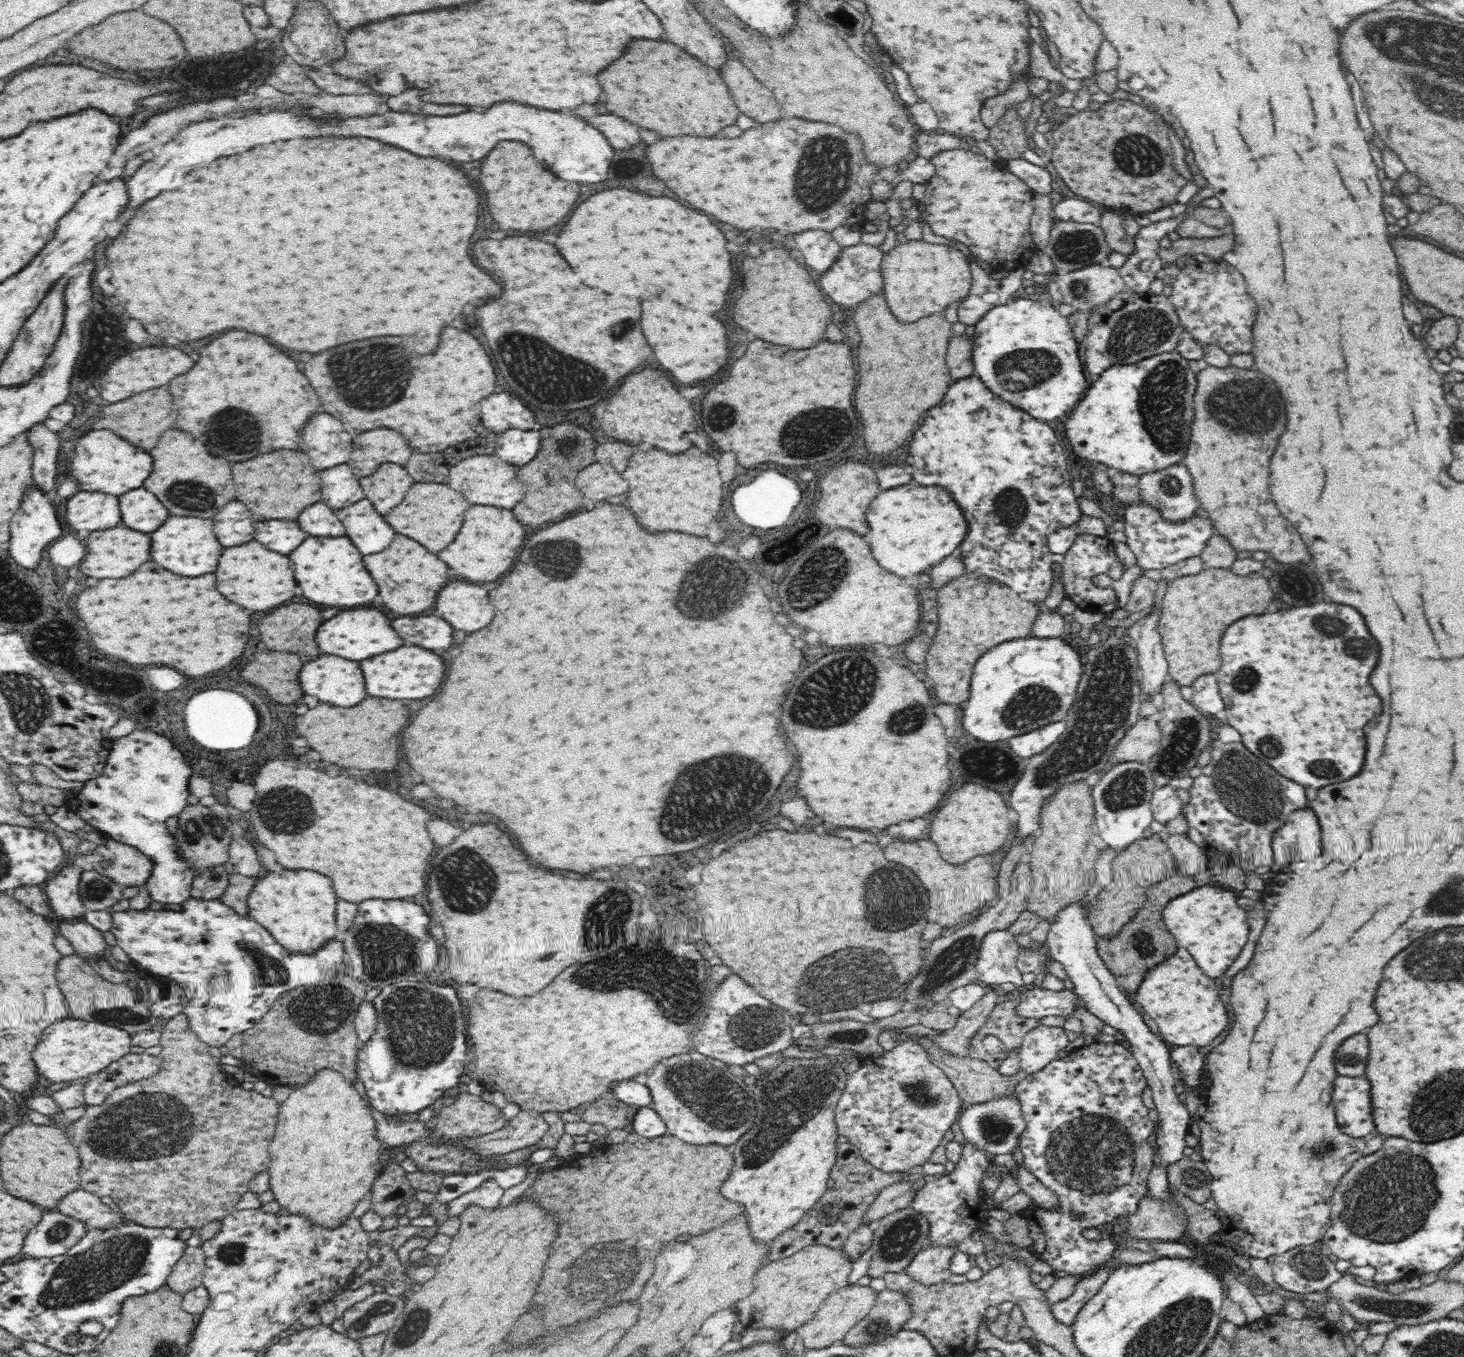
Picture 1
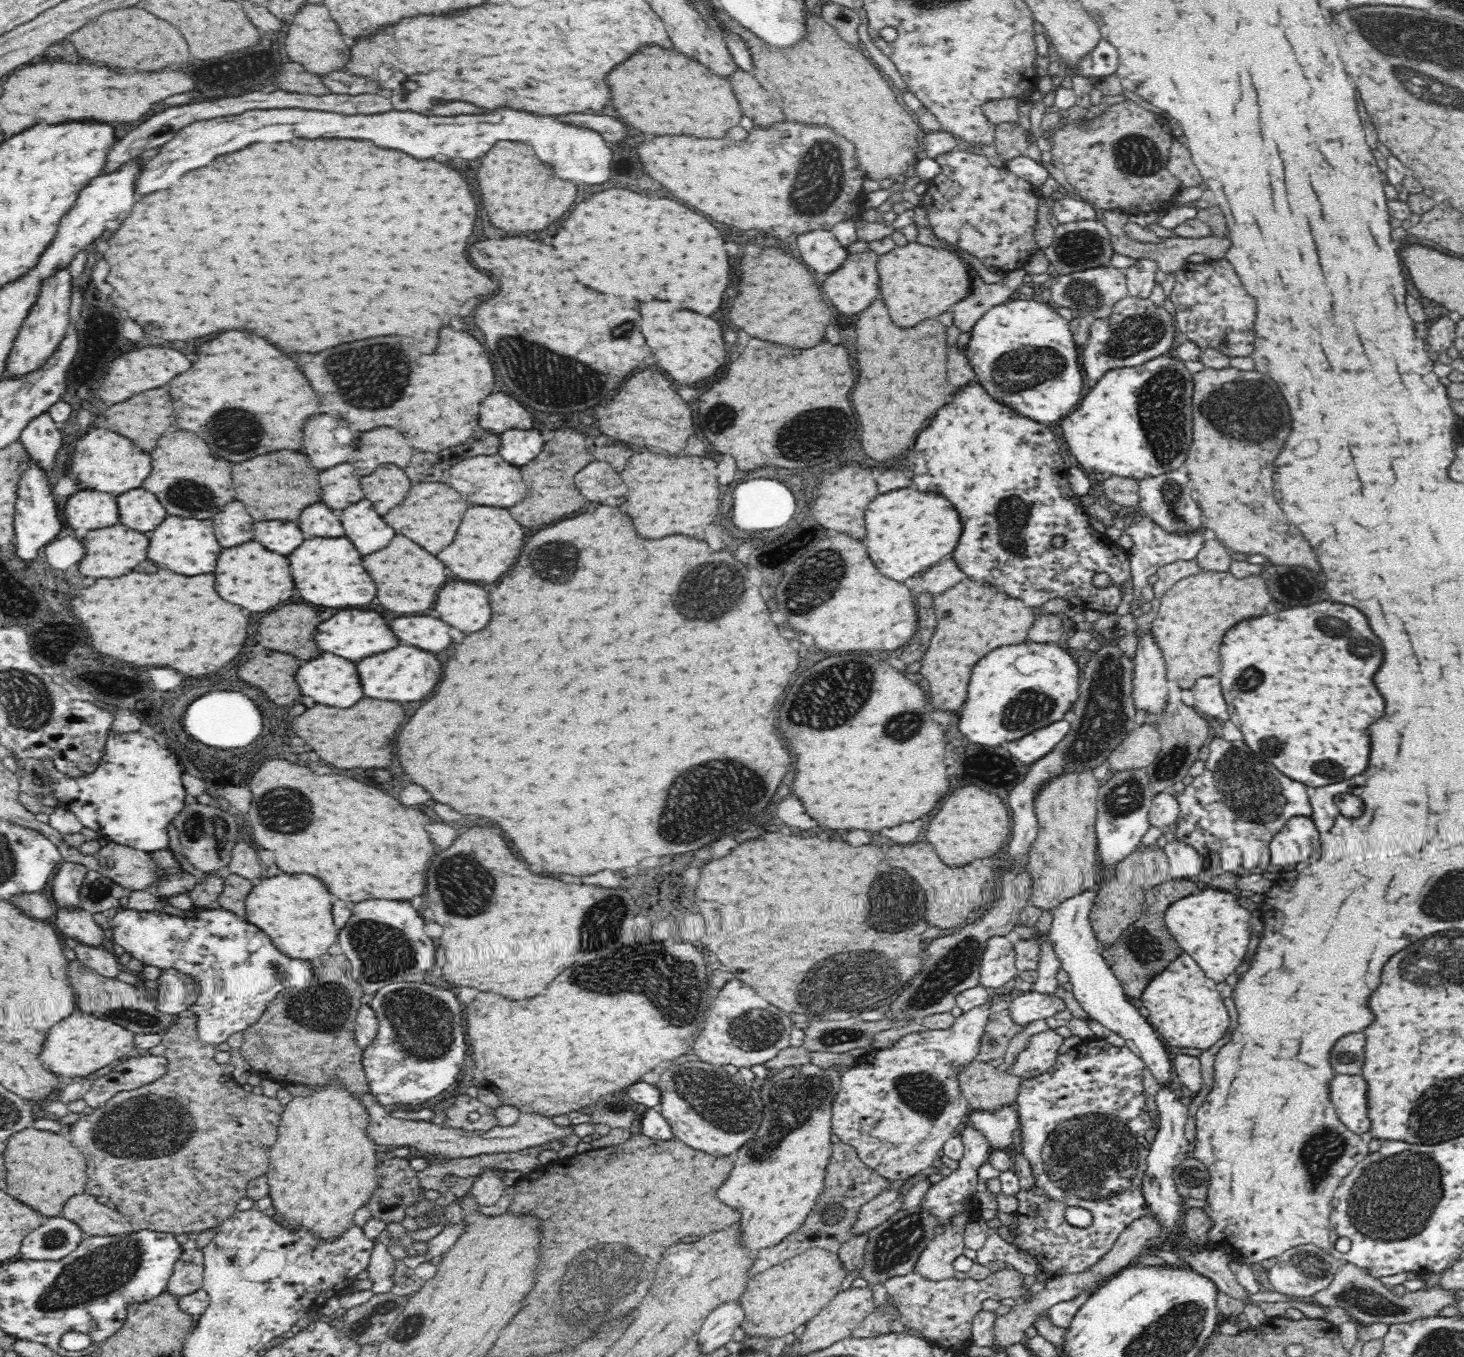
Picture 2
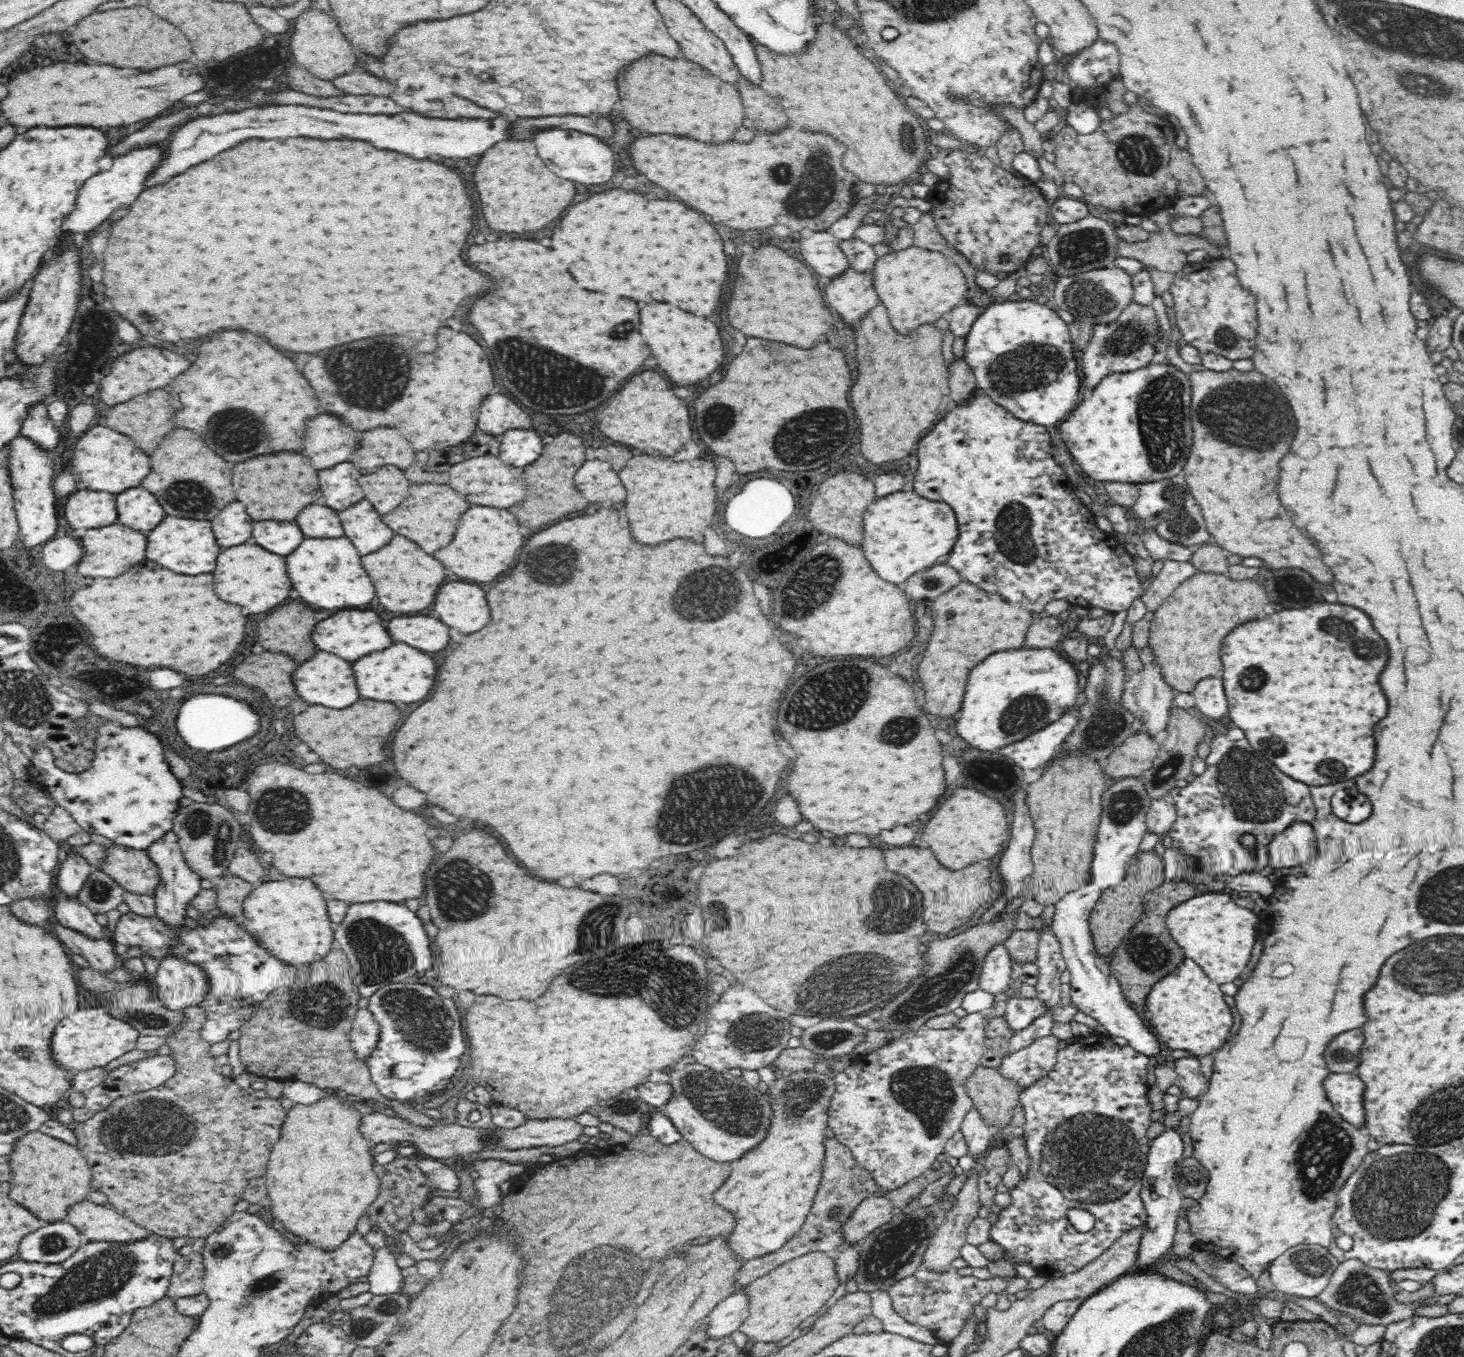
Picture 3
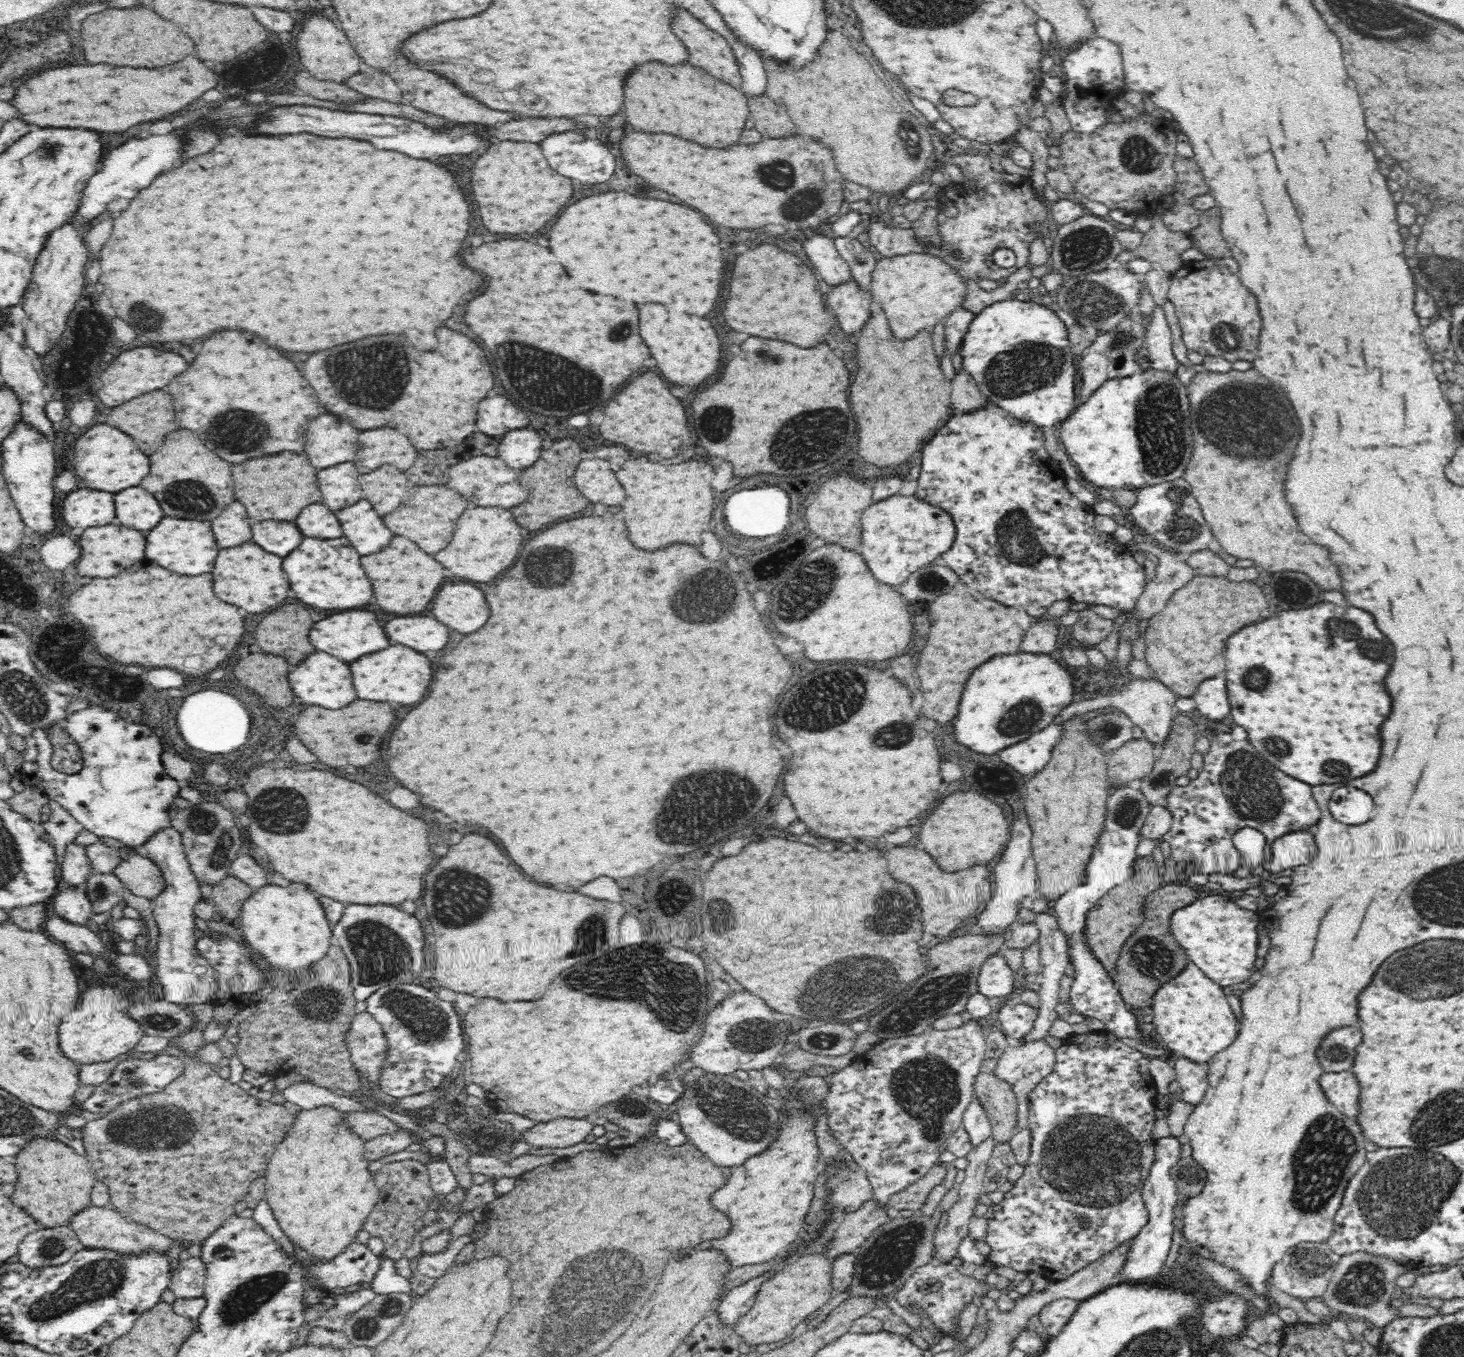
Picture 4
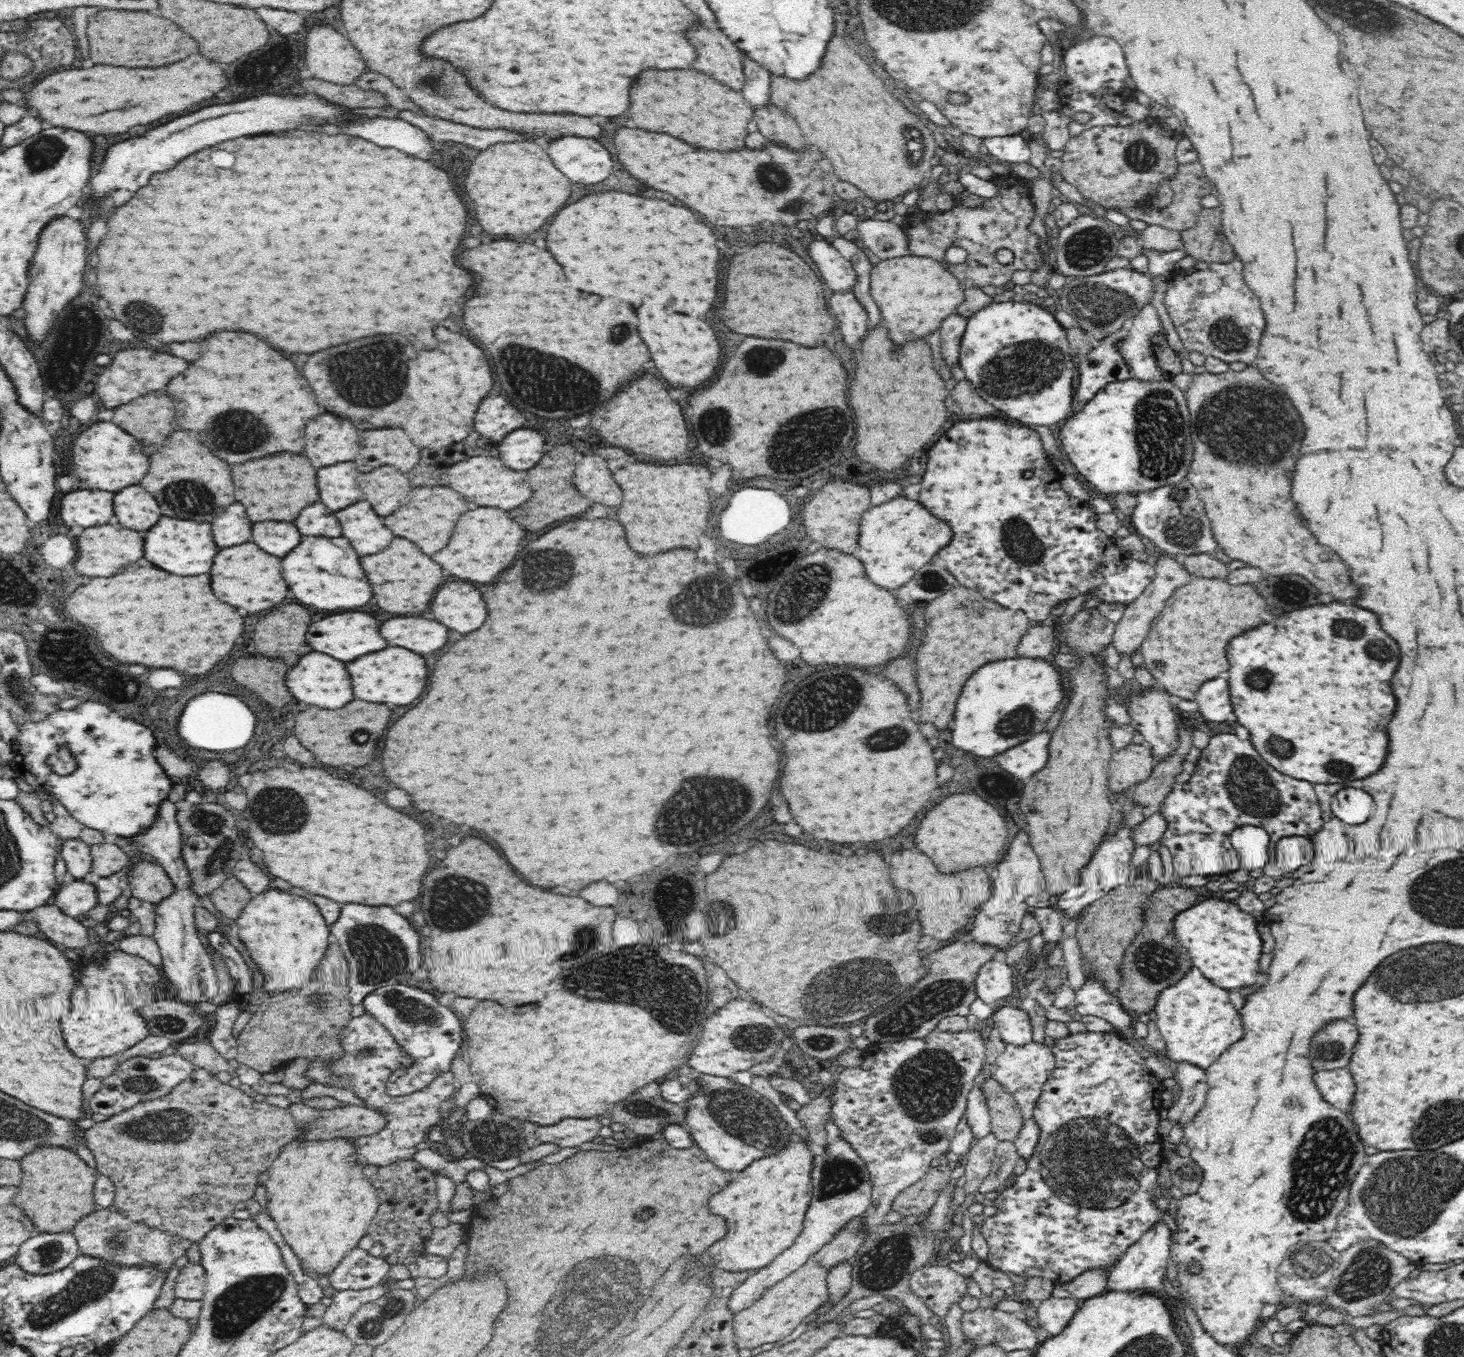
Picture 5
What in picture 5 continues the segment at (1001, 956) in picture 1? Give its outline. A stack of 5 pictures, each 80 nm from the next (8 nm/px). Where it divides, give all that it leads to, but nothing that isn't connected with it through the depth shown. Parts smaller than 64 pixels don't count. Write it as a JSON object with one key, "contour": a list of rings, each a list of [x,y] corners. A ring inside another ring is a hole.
{"contour":[[[1000,957],[986,962],[975,978],[975,991],[984,1004],[1000,1002],[1010,996],[1013,988],[1012,969]]]}

